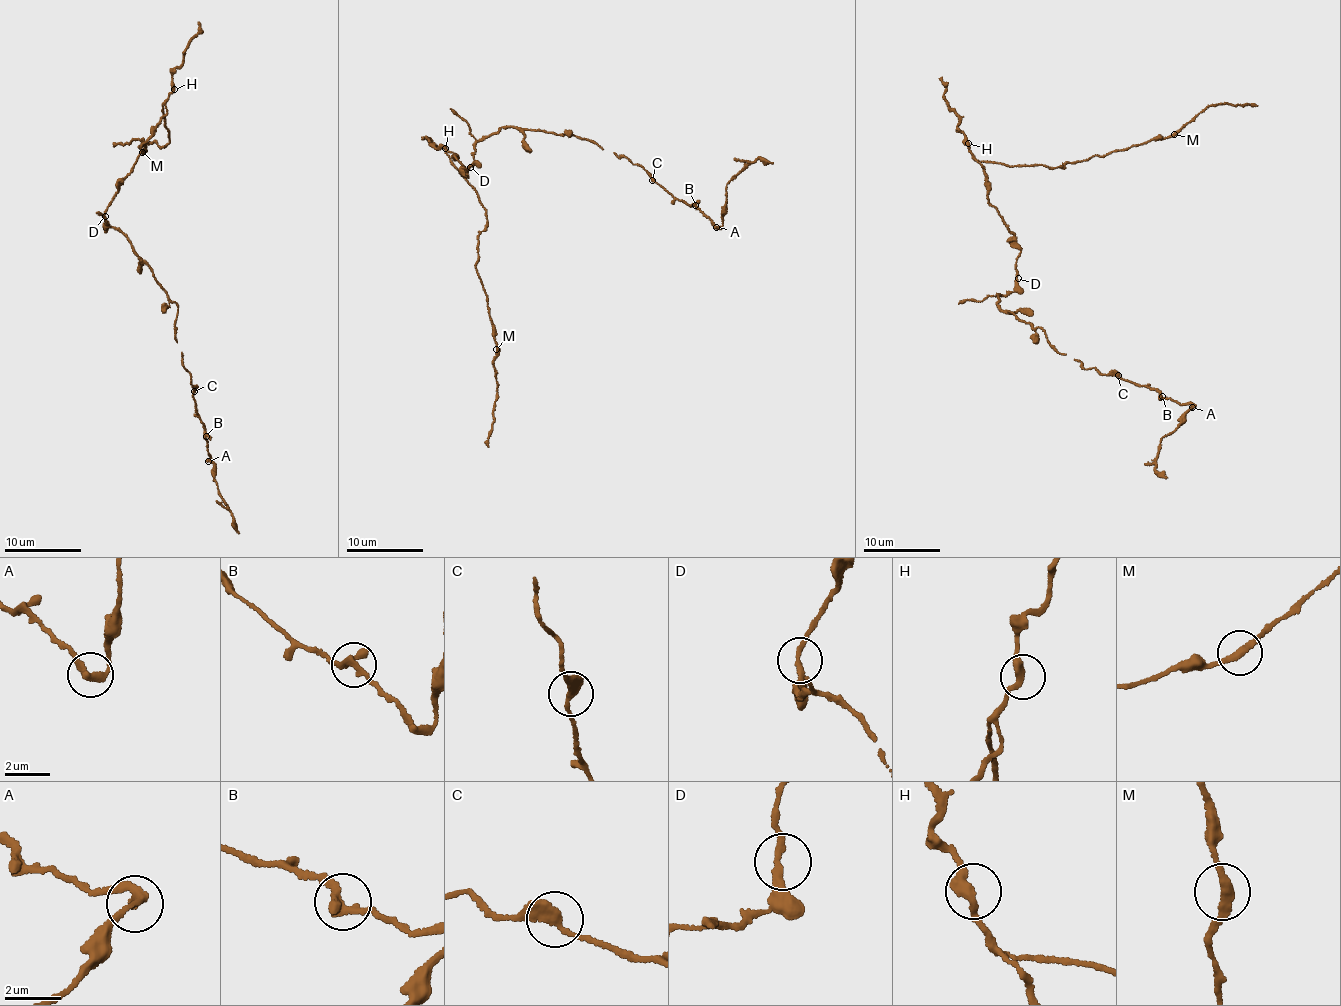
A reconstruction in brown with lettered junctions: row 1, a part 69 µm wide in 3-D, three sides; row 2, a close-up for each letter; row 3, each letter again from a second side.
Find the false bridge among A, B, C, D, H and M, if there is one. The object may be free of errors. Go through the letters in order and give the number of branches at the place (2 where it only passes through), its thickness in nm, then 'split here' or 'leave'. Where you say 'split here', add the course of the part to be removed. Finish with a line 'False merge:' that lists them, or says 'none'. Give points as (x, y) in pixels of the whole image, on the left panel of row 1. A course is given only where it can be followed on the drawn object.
A: branches 2; calibre 300 nm; leave
B: branches 2; calibre 320 nm; leave
C: branches 2; calibre 360 nm; leave
D: branches 2; calibre 240 nm; leave
H: branches 2; calibre 320 nm; leave
M: branches 2; calibre 300 nm; leave
False merge: none

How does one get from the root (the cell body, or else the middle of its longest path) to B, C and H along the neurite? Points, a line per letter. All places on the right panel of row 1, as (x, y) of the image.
B: (1015, 278), (1015, 287), (999, 295), (1001, 309), (1042, 330), (1052, 347), (1085, 369), (1092, 367), (1162, 396)
C: (1015, 278), (1015, 287), (999, 295), (1001, 309), (1042, 330), (1052, 347), (1080, 366), (1118, 375)
H: (1015, 278), (1020, 247), (990, 203), (986, 176), (968, 143)

